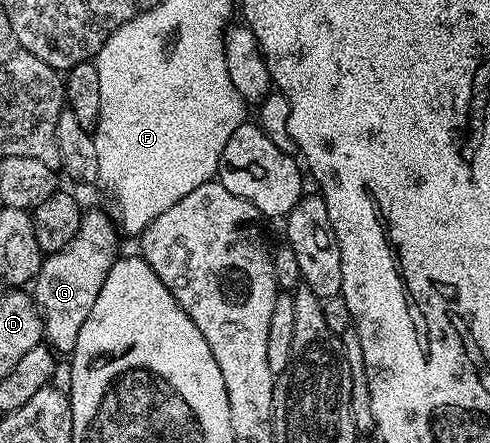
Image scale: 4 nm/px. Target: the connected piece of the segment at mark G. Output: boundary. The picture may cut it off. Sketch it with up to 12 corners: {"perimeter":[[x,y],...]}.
{"perimeter":[[107,211],[41,259],[44,340],[70,354],[118,259]]}

